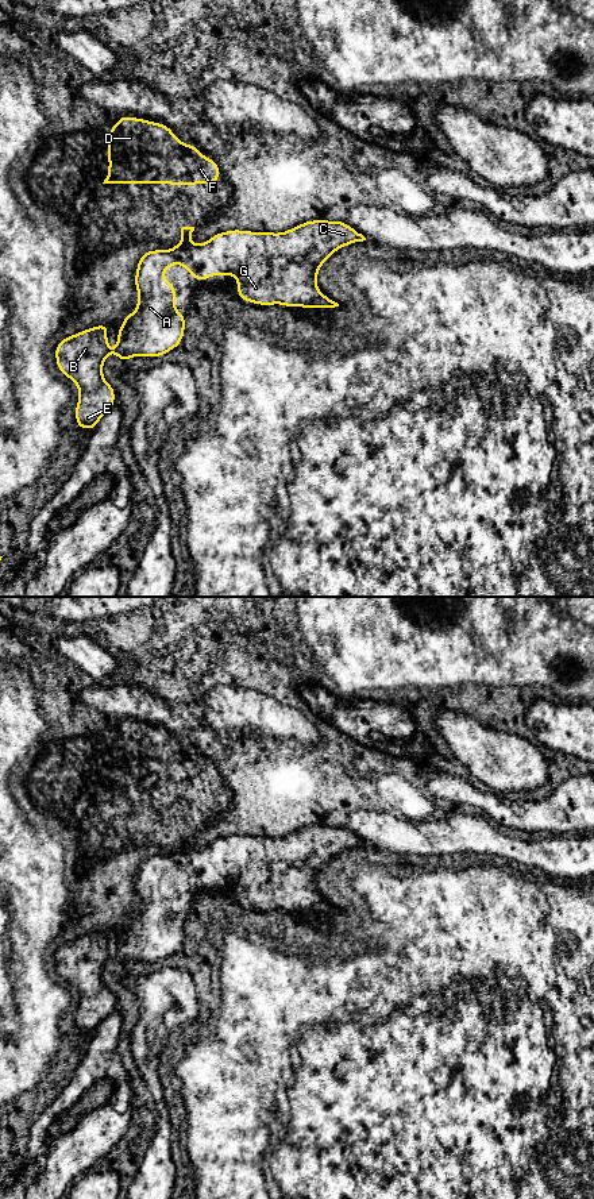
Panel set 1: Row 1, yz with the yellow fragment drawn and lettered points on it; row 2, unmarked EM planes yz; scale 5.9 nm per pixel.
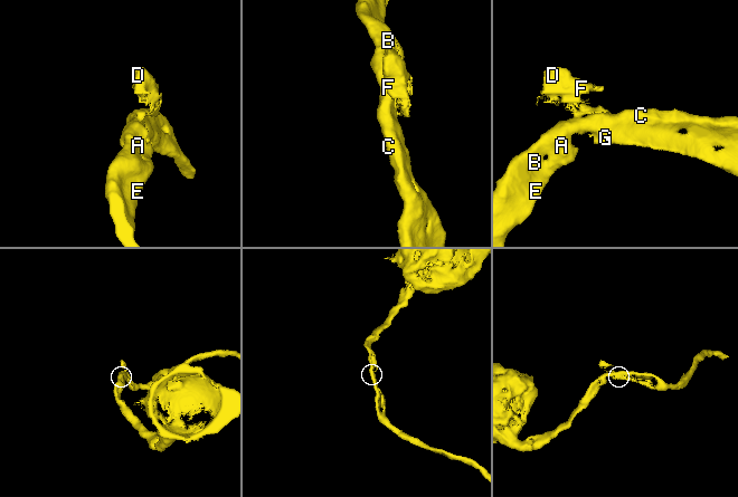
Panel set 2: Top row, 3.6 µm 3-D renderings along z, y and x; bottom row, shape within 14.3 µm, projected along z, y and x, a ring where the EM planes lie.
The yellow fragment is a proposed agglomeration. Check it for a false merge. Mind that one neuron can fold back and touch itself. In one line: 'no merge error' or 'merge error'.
merge error

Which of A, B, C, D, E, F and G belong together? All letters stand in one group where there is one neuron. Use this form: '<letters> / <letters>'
A B C E G / D F

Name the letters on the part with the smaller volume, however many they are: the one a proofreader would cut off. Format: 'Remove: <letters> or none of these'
Remove: D, F

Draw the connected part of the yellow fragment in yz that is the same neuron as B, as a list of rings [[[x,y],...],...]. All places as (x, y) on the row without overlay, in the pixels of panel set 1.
[[[310,825],[281,838],[266,836],[231,834],[219,837],[202,849],[181,848],[171,855],[144,856],[139,863],[135,878],[135,892],[139,899],[136,917],[127,918],[119,933],[117,952],[112,956],[108,952],[107,937],[111,930],[101,929],[88,933],[62,944],[55,952],[55,965],[58,975],[78,991],[78,1007],[76,1010],[76,1028],[81,1034],[94,1034],[99,1025],[115,1010],[115,994],[103,982],[104,964],[113,959],[123,968],[131,961],[143,960],[146,963],[163,961],[181,949],[185,936],[185,918],[176,915],[176,892],[173,887],[163,884],[163,876],[181,868],[198,887],[205,887],[209,880],[235,880],[238,884],[238,902],[242,906],[251,906],[258,910],[282,909],[290,913],[335,913],[338,907],[320,898],[316,883],[321,870],[339,853],[347,849],[363,847],[366,843],[342,825]]]

